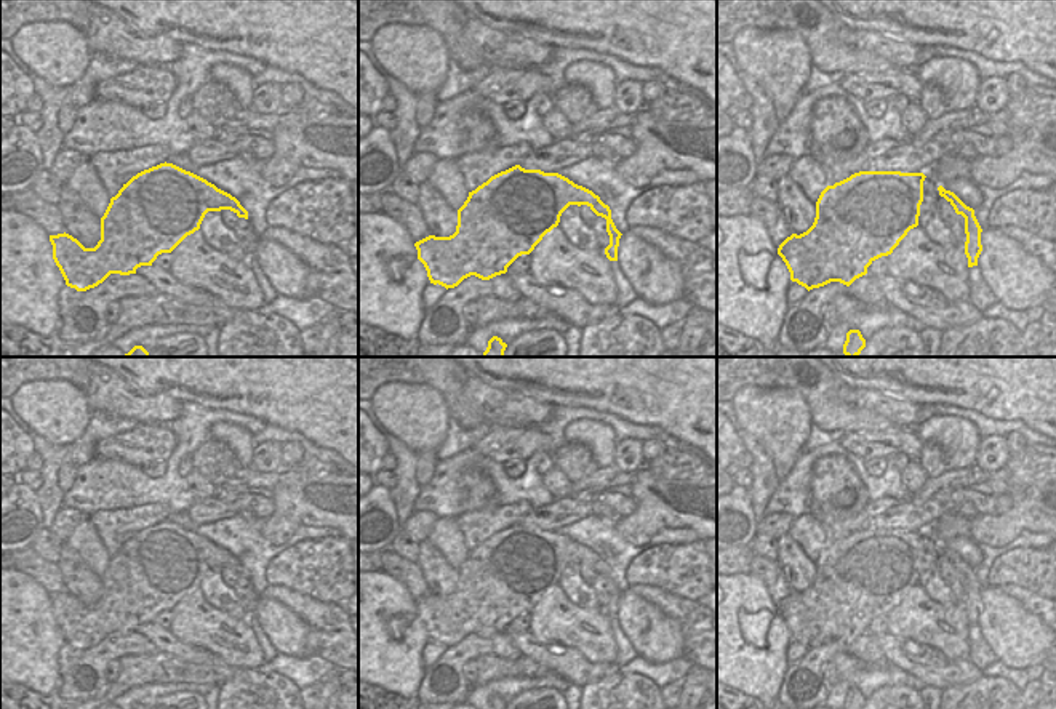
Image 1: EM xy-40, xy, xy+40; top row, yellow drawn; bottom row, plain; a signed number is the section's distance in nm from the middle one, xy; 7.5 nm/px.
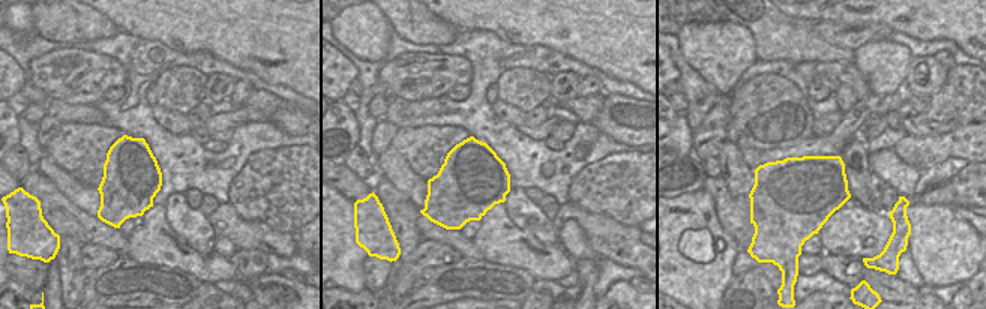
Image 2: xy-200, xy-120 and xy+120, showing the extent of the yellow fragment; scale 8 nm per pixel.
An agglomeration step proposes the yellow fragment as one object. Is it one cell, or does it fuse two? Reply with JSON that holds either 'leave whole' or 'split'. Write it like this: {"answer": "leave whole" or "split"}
{"answer": "split"}

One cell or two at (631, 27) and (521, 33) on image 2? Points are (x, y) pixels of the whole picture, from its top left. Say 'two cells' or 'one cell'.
one cell

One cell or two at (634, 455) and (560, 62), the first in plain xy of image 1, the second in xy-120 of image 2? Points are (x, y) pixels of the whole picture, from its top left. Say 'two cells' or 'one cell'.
two cells

